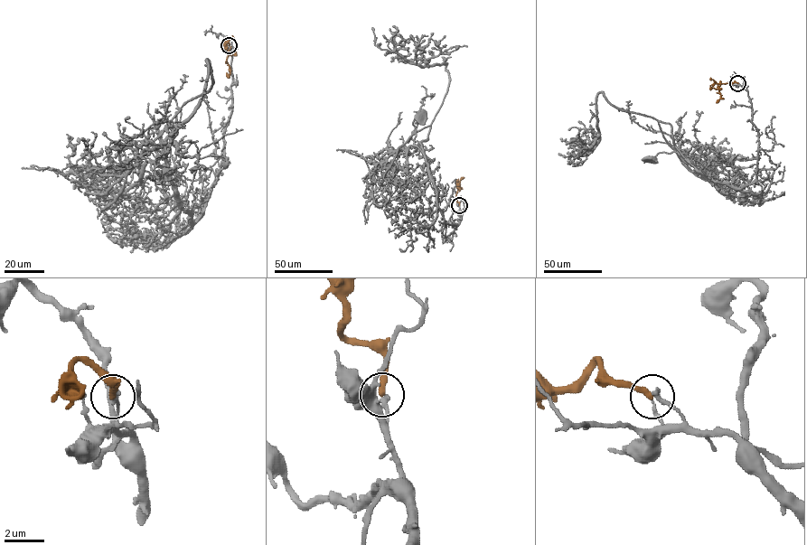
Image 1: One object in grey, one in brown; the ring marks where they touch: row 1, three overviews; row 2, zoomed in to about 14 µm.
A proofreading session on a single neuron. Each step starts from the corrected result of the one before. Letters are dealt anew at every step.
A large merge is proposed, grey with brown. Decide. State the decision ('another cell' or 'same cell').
another cell

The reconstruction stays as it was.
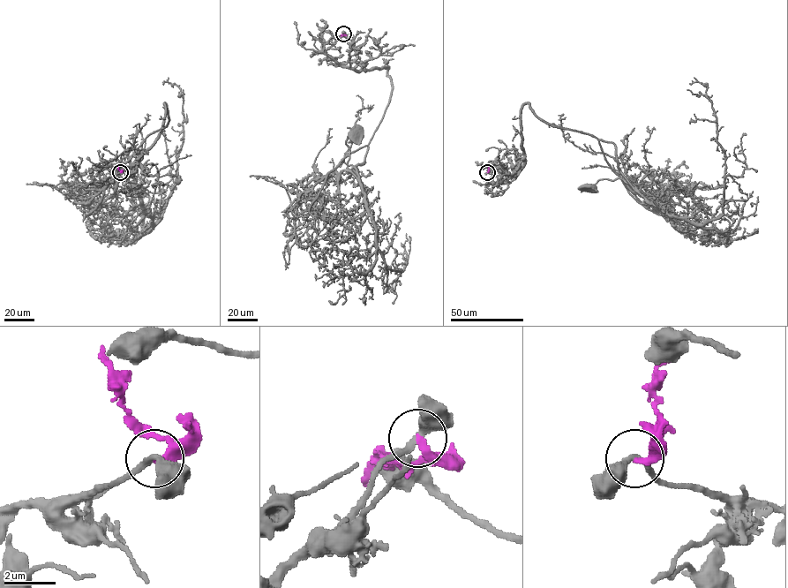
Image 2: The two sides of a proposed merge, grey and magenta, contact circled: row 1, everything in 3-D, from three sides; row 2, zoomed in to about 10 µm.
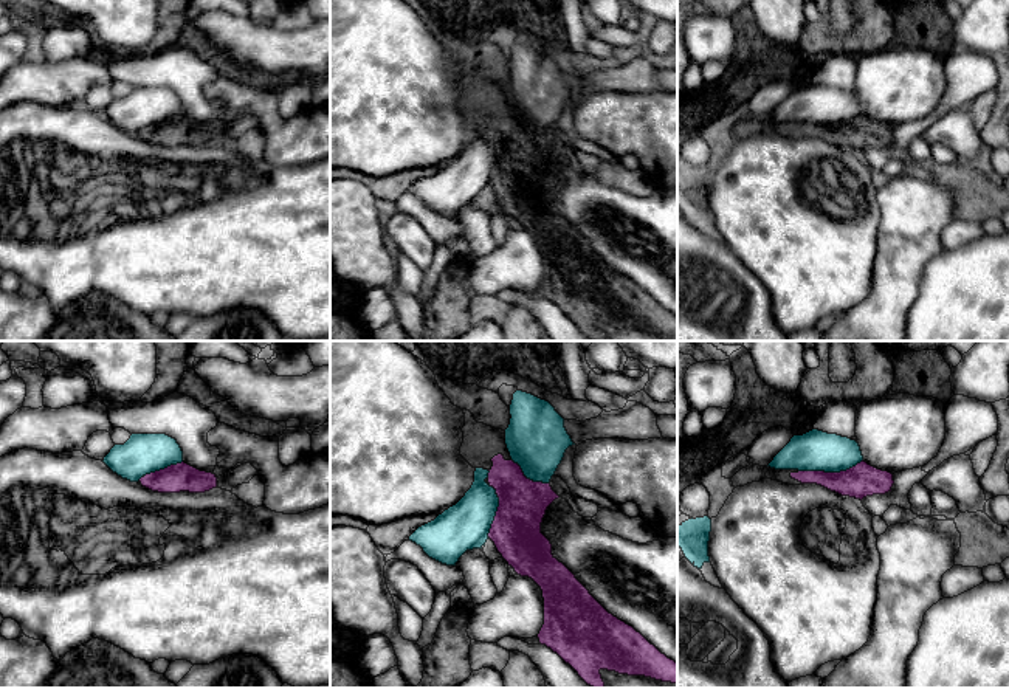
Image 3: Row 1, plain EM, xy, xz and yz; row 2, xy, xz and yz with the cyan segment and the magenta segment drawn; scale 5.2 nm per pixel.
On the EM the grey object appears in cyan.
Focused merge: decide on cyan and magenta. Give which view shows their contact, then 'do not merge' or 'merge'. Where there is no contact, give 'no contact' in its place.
contact in yz; do not merge

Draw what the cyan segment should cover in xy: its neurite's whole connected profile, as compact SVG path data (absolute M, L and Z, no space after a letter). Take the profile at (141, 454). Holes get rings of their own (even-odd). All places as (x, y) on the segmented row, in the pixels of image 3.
M132 434L124 445L115 445L102 460L113 473L130 482L183 462L183 451L166 434Z

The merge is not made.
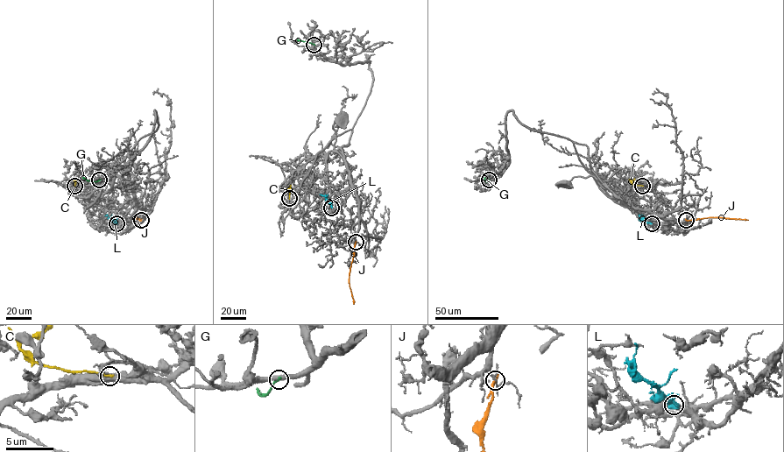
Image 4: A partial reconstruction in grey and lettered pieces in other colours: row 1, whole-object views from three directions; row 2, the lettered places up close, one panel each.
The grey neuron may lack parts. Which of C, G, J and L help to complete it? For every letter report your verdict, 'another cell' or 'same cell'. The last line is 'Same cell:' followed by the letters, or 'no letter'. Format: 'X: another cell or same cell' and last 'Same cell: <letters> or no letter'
C: another cell
G: another cell
J: another cell
L: same cell
Same cell: L

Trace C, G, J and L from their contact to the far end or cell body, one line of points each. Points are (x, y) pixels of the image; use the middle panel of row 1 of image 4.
C: (289, 198), (290, 187), (288, 190)
G: (314, 45), (297, 39)
J: (356, 242), (349, 276), (354, 304)
L: (331, 208), (326, 197), (320, 194)

